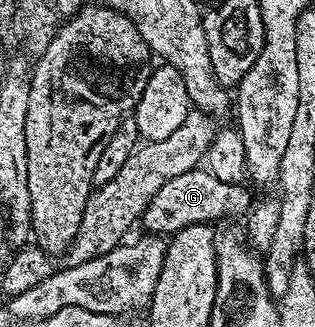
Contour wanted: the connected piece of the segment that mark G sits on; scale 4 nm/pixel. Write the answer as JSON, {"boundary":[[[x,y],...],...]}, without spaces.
{"boundary":[[[206,168],[184,172],[168,180],[154,199],[147,205],[140,224],[147,233],[157,236],[171,236],[182,228],[210,224],[222,218],[236,218],[247,215],[254,205],[252,192],[247,185],[221,182]]]}

